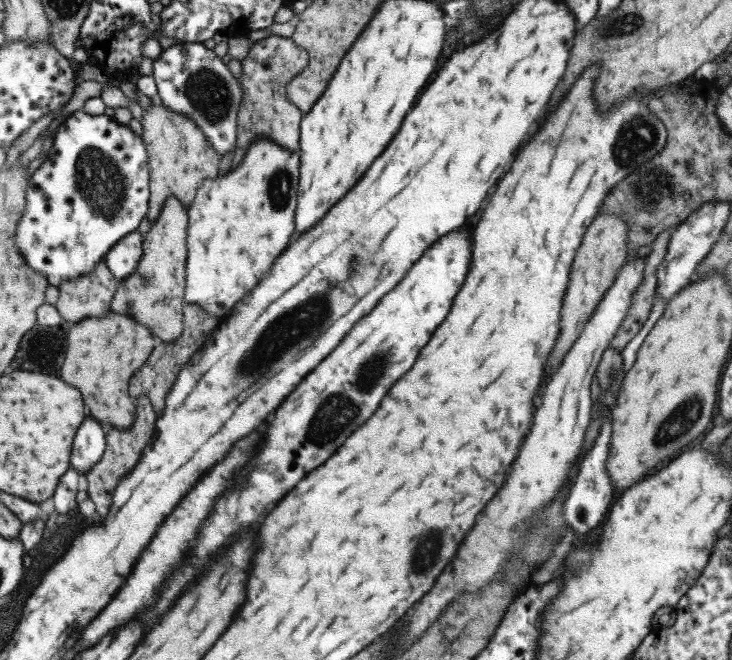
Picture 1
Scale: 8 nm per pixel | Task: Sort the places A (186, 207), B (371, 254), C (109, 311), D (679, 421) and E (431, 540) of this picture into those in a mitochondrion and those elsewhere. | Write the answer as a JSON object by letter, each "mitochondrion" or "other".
{"A":"other","B":"mitochondrion","C":"other","D":"mitochondrion","E":"mitochondrion"}

